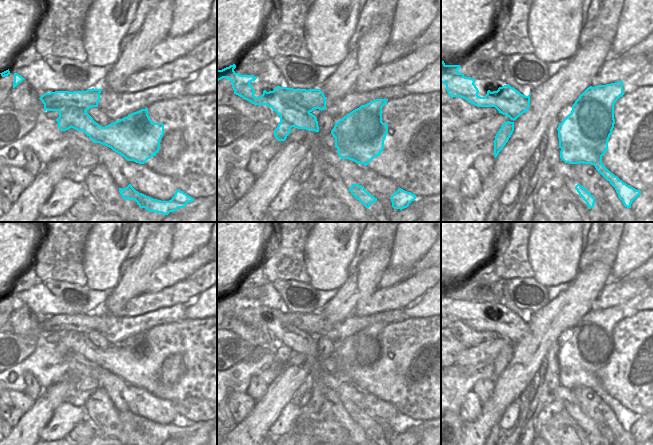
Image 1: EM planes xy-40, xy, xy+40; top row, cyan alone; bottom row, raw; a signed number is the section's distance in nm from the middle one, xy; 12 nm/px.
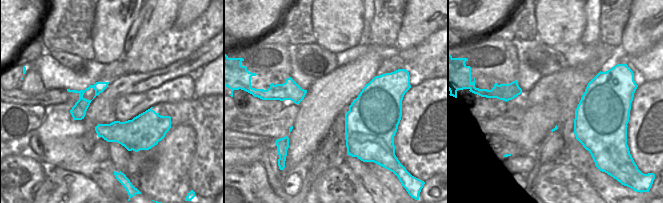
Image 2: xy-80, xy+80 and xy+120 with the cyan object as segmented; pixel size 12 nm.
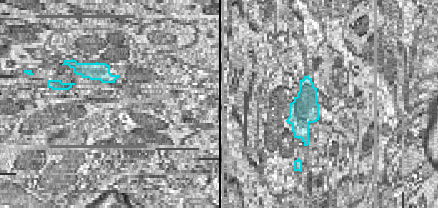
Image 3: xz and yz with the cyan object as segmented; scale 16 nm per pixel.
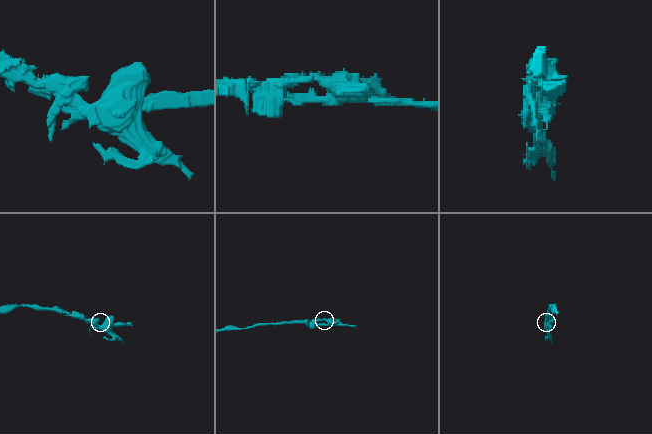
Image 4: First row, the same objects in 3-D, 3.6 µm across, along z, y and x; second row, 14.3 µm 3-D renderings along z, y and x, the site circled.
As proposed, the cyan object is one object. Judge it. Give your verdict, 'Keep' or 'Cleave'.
Cleave

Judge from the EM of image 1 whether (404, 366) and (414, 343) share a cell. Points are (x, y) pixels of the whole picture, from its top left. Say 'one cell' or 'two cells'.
two cells

